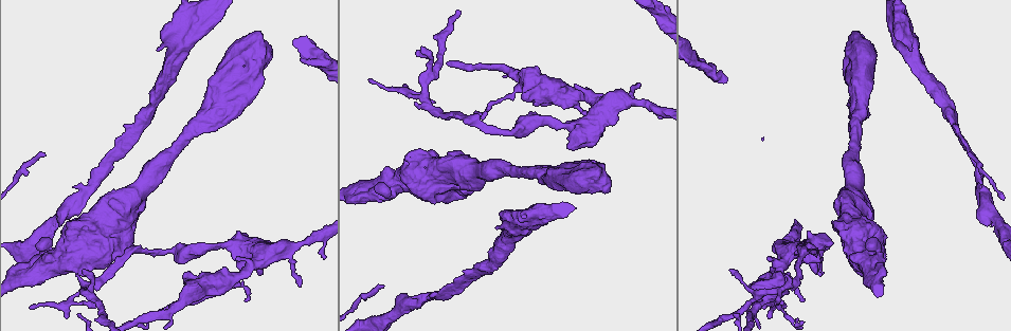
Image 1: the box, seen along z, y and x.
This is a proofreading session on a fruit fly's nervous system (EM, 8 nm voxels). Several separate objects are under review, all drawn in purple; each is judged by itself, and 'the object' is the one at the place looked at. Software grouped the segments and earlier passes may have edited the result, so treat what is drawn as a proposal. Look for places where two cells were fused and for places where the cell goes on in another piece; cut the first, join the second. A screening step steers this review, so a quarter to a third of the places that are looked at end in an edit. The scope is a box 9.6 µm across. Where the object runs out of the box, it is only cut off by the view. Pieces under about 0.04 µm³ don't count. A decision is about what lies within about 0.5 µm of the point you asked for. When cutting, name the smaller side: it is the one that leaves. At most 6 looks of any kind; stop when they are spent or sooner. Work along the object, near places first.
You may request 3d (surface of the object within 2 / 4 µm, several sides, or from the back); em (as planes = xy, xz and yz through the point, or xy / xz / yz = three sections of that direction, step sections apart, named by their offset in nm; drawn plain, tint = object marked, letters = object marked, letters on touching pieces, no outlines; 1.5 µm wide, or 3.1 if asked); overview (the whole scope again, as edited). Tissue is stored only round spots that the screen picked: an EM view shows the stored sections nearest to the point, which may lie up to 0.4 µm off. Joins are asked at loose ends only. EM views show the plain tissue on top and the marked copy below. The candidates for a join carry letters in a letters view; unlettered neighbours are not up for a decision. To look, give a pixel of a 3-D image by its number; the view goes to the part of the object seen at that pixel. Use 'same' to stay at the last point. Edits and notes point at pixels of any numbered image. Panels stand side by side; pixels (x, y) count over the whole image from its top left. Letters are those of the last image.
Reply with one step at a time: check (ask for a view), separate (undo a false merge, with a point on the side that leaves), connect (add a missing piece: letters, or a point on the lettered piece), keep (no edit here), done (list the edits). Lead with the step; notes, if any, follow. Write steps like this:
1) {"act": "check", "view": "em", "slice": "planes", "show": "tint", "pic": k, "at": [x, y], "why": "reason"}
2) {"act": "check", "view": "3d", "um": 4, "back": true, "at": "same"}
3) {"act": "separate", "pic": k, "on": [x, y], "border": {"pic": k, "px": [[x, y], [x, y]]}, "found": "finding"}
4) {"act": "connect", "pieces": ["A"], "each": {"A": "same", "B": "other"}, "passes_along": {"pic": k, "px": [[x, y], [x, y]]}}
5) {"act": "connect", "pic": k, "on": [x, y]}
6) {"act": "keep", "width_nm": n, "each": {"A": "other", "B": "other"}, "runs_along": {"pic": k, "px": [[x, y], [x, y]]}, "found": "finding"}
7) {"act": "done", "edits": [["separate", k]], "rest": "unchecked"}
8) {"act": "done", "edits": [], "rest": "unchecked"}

{"act": "check", "view": "em", "slice": "xz", "step": 8, "show": "tint", "pic": 1, "at": [372, 80], "why": "tapers out"}

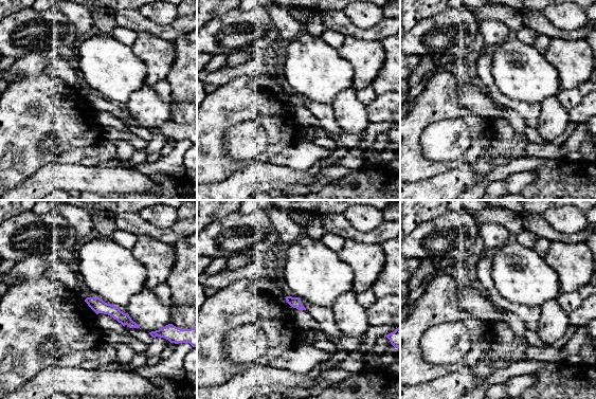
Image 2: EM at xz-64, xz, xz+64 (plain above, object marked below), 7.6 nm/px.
{"act": "check", "view": "em", "slice": "xz", "step": 8, "show": "letters", "at": "same"}

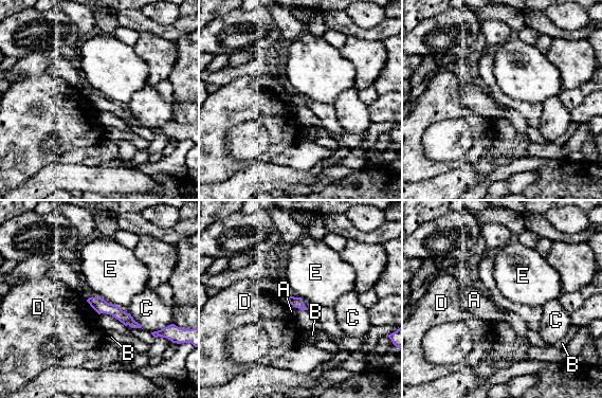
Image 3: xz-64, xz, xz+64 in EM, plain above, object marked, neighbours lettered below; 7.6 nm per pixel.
{"act": "keep", "each": {"A": "other", "B": "other", "C": "other", "D": "other", "E": "other"}, "border": {"pic": 3, "px": [[99, 296], [120, 307]]}, "found": "none of them fits"}

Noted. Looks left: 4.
{"act": "check", "view": "em", "slice": "planes", "show": "letters", "pic": 1, "at": [639, 83], "why": "an open end"}

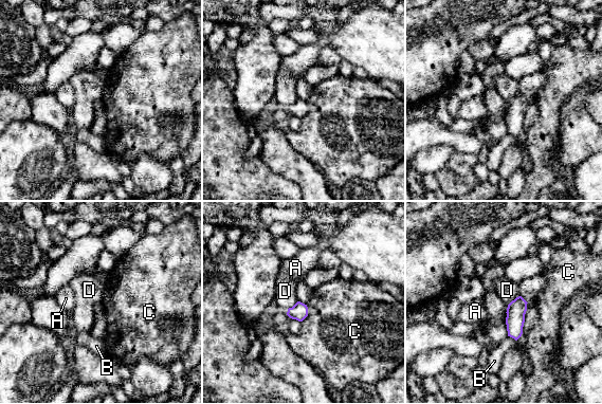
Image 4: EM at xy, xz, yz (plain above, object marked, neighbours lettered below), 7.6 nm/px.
{"act": "keep", "each": {"A": "other", "B": "other", "C": "other", "D": "other"}, "found": "none of them fits"}

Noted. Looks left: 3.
{"act": "check", "view": "3d", "um": 2, "back": true, "pic": 1, "at": [769, 259], "why": "free end"}

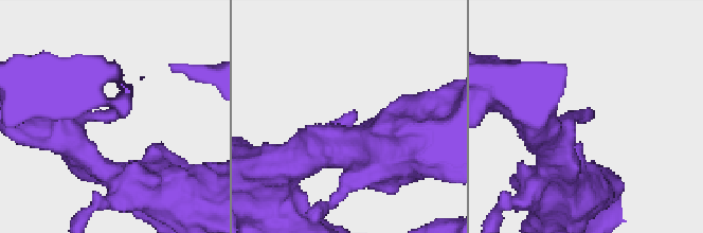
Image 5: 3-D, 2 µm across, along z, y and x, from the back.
{"act": "check", "view": "em", "slice": "xy", "step": 8, "show": "letters", "pic": 5, "at": [590, 110], "why": "need the tissue"}

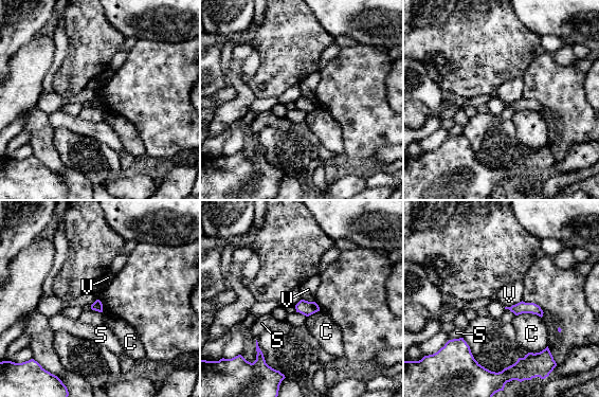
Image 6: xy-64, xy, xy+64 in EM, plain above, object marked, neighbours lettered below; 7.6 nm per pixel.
{"act": "check", "view": "em", "slice": "planes", "show": "letters", "at": "same"}

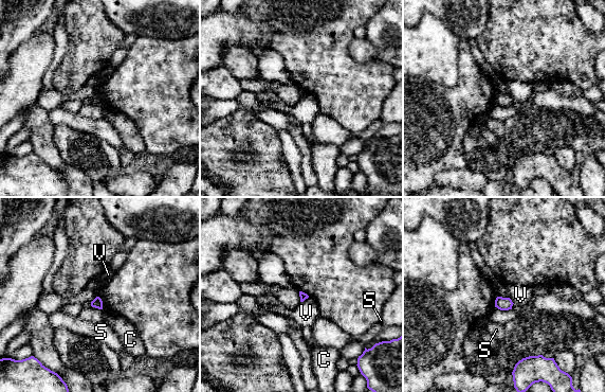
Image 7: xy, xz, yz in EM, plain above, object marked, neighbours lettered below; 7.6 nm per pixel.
{"act": "keep", "each": {"C": "other", "S": "other", "V": "other"}, "border": {"pic": 7, "px": [[509, 297], [513, 303]]}, "found": "none of them fits"}

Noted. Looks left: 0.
{"act": "done", "edits": [], "rest": "unchecked"}

